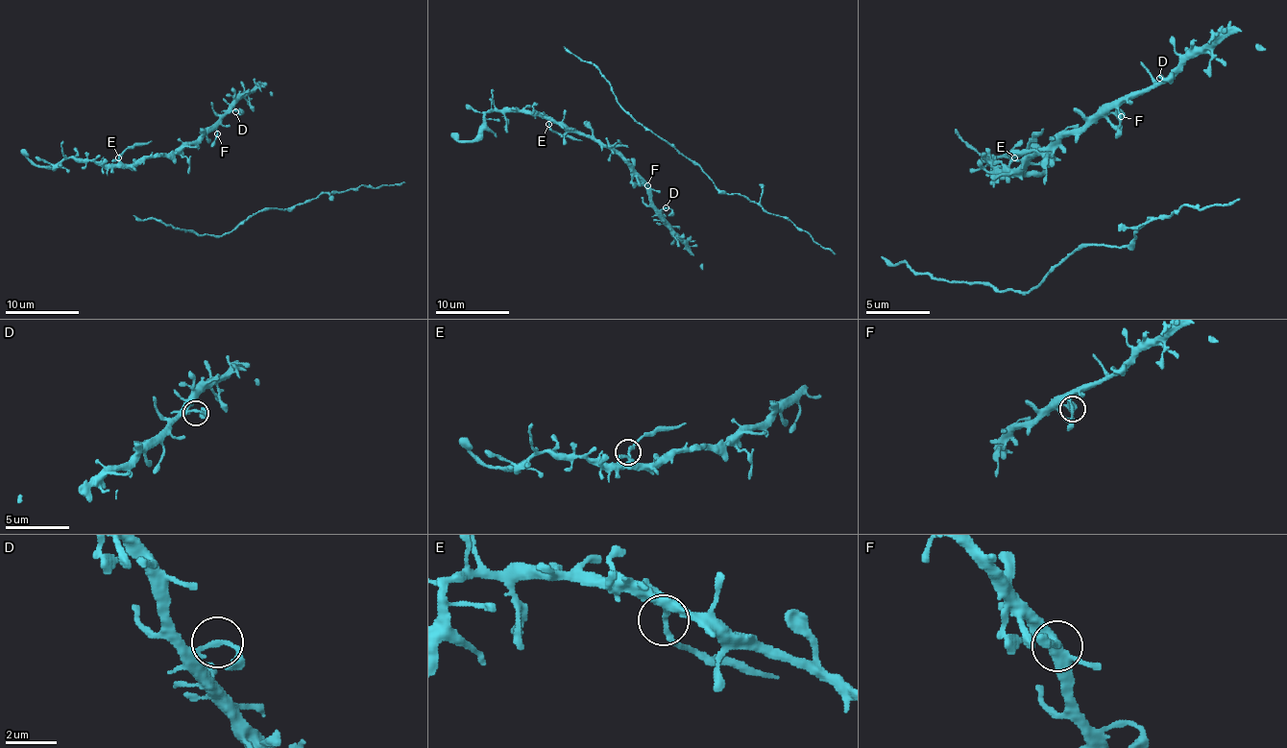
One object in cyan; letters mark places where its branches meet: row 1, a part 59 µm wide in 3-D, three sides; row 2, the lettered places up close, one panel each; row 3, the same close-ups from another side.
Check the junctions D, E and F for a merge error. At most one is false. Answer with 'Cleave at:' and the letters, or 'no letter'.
Cleave at: E

